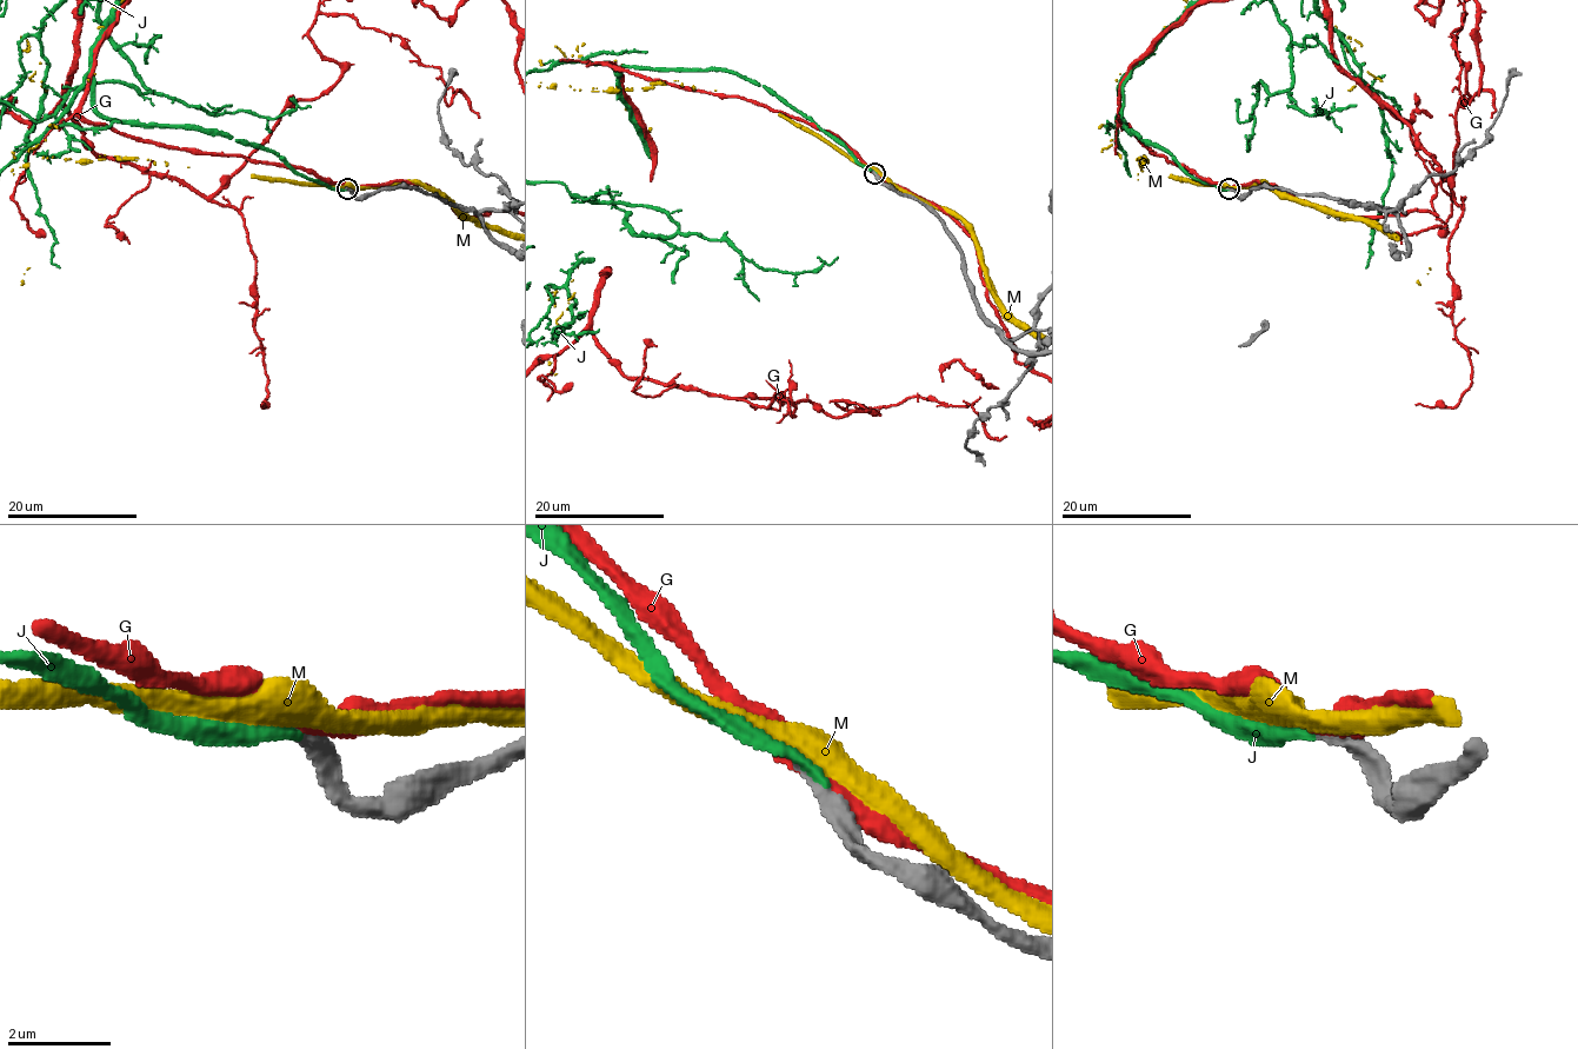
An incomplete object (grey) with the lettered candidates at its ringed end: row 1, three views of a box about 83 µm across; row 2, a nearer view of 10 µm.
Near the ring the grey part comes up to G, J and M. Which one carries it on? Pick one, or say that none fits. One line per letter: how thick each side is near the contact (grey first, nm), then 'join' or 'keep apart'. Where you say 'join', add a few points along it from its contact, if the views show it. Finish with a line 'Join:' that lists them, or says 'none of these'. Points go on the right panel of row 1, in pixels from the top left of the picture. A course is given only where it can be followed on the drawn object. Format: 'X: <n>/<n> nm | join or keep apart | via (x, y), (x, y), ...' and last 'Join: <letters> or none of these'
G: 380/280 nm | keep apart
J: 320/220 nm | join
M: 280/480 nm | keep apart
Join: J

